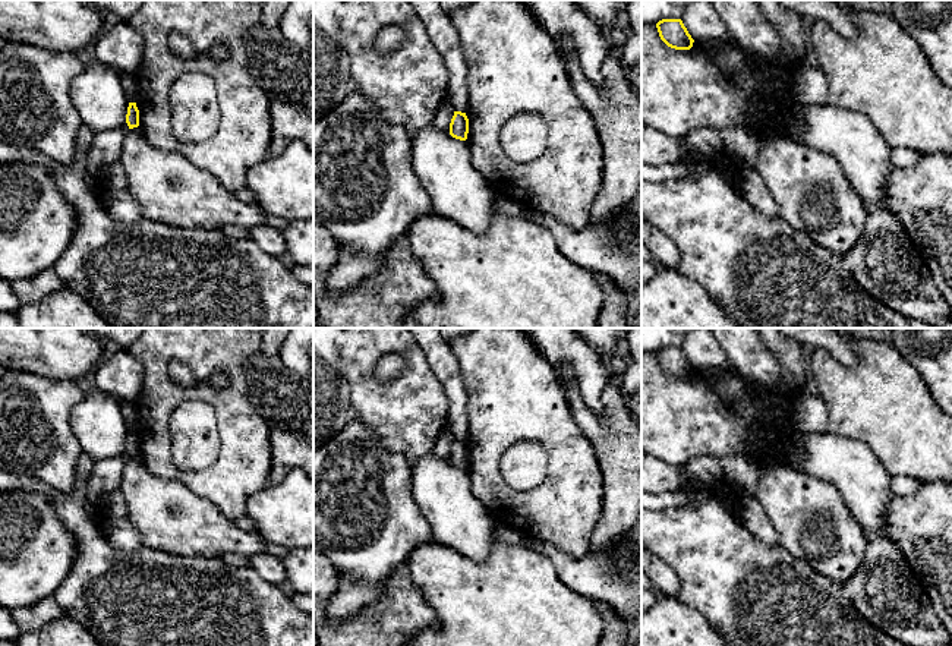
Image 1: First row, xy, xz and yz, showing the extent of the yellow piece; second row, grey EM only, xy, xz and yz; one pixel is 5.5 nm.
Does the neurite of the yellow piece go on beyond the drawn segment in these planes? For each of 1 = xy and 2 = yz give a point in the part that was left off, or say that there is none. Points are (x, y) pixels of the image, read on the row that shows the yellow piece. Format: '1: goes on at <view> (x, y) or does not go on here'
1: does not go on here
2: does not go on here

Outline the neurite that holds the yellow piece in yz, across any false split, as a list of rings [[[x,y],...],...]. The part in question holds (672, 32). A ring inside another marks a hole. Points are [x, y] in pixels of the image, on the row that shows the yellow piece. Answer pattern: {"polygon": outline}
{"polygon": [[[662,19],[656,23],[661,40],[671,48],[690,50],[694,40],[681,19]]]}

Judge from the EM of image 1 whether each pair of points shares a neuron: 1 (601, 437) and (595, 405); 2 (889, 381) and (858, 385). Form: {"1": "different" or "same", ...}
{"1": "different", "2": "same"}

